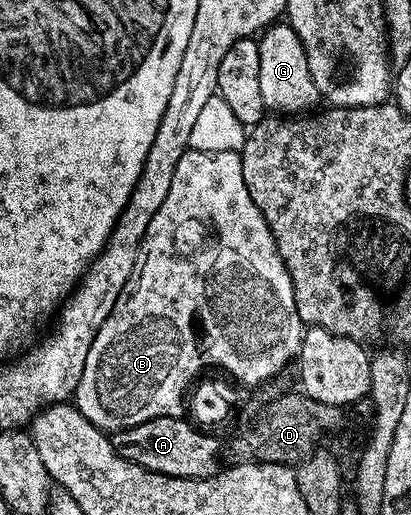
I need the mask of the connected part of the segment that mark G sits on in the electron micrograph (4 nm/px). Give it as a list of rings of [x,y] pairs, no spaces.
[[[290,23],[268,25],[258,38],[261,55],[261,99],[264,110],[275,115],[303,115],[316,108],[321,98],[313,75],[309,75],[309,59],[301,39]]]

